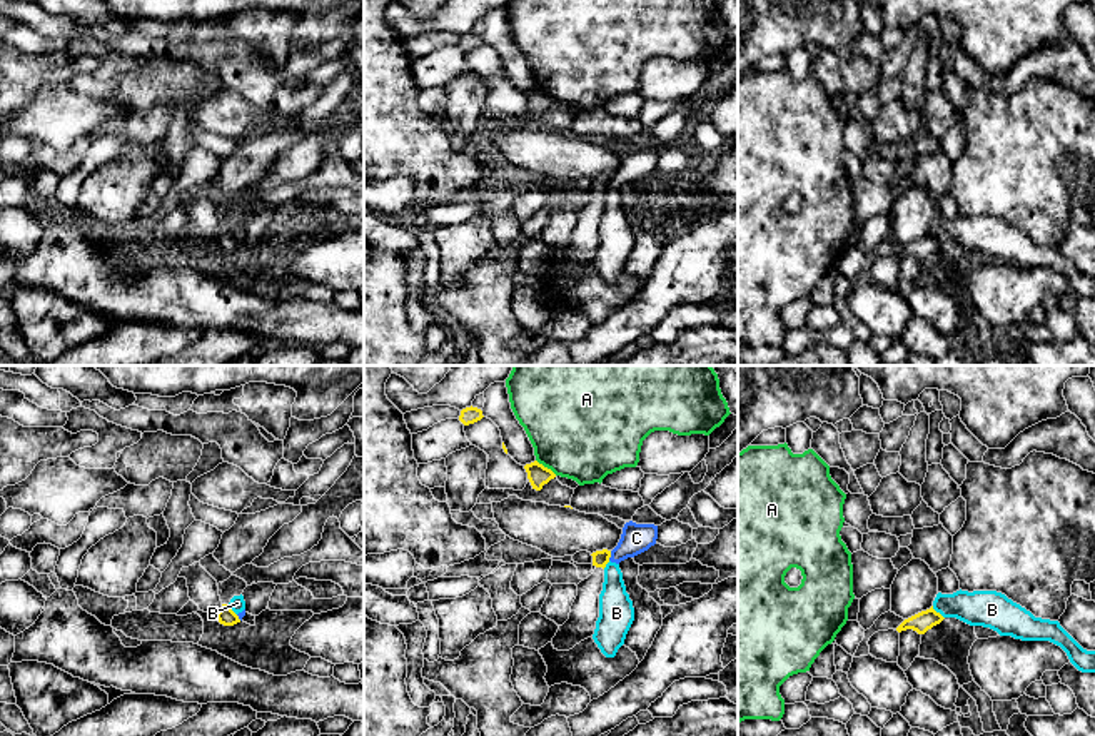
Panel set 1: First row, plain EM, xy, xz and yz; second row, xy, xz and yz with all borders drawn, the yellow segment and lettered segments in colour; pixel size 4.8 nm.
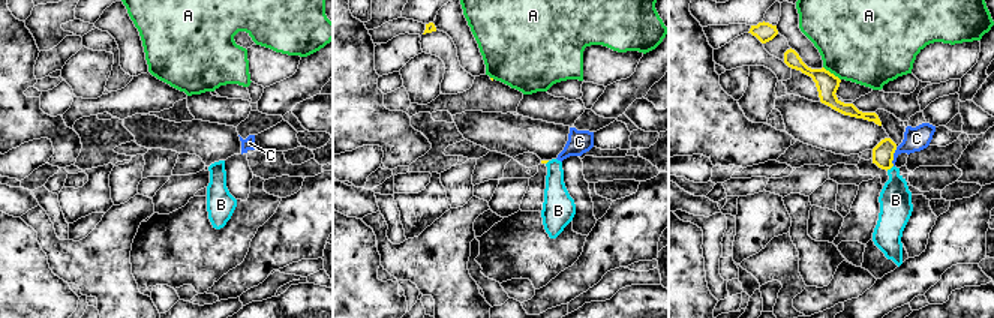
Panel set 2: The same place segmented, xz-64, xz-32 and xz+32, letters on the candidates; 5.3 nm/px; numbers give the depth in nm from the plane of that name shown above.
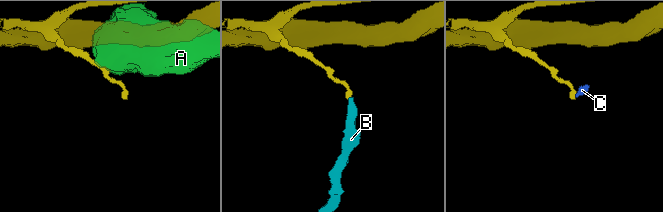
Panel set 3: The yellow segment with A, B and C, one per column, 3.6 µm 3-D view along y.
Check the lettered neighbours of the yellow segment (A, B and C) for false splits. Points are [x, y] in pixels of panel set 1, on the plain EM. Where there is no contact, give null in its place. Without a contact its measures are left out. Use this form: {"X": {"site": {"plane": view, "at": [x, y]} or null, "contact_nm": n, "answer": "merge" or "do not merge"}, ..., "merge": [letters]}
{"A": {"site": {"plane": "xz", "at": [546, 94]}, "contact_nm": 130, "answer": "do not merge"}, "B": {"site": {"plane": "yz", "at": [938, 239]}, "contact_nm": 90, "answer": "do not merge"}, "C": {"site": {"plane": "xz", "at": [610, 182]}, "contact_nm": 50, "answer": "do not merge"}, "merge": []}

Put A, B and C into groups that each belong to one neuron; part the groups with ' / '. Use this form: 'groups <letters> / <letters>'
groups A / B C

